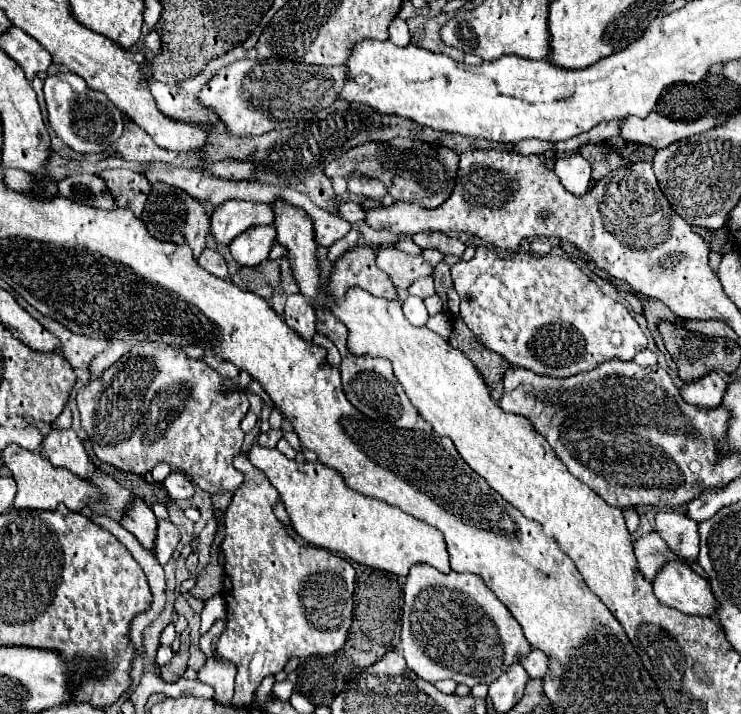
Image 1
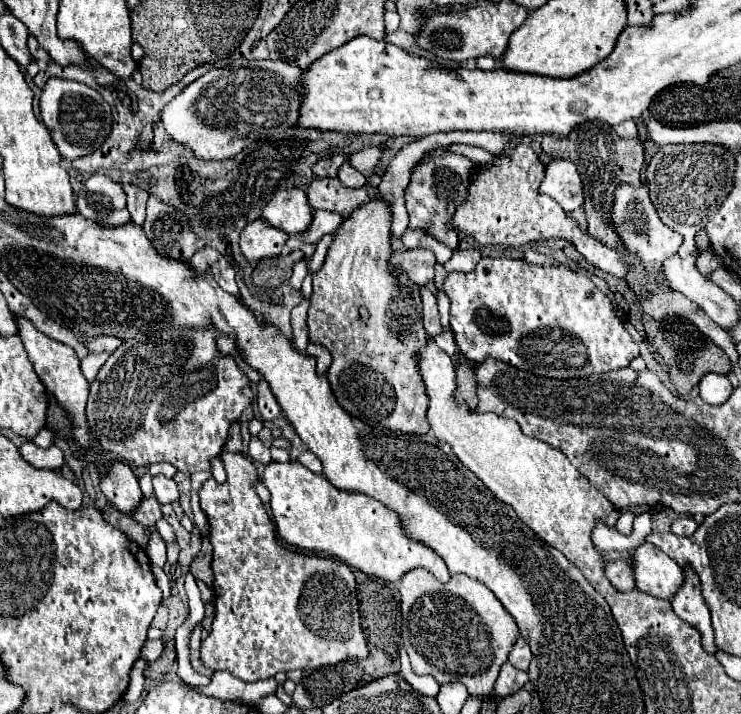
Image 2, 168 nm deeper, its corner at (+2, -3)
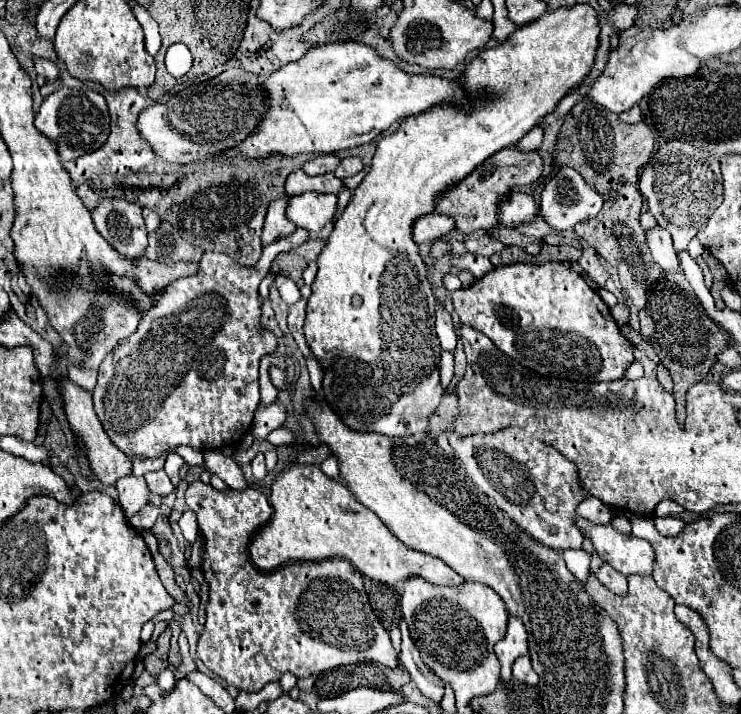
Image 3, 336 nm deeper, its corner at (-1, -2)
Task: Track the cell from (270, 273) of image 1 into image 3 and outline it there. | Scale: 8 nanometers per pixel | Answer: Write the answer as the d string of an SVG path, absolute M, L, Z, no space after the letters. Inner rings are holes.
M311 238L305 244L301 244L299 248L293 248L289 252L279 254L271 264L271 274L283 274L283 276L291 278L293 282L297 282L307 266L307 262L317 260L323 246L325 246L325 240Z

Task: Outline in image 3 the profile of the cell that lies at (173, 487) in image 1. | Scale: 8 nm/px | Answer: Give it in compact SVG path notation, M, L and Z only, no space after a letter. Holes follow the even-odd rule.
M163 470L145 474L145 482L147 482L149 490L151 490L153 494L157 494L157 496L169 496L169 494L175 490L175 486L171 484L171 480L167 478L167 474L165 474Z

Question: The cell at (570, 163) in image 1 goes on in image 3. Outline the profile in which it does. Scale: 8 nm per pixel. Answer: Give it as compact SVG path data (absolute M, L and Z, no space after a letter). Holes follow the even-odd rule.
M561 166L559 172L553 178L549 178L541 190L541 214L555 230L567 230L581 220L593 218L601 210L601 204L601 196L585 184L583 176L577 170L569 166Z

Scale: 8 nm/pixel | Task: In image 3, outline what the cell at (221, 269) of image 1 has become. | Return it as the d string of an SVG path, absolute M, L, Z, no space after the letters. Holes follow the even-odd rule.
M297 226L297 230L269 246L263 248L263 254L261 254L261 260L257 264L255 270L249 270L237 262L233 262L227 254L217 254L217 252L203 252L203 258L199 260L199 270L197 274L191 274L191 276L185 276L185 278L179 278L179 280L173 280L169 284L169 288L165 290L165 294L161 296L161 300L157 302L157 306L153 306L145 318L141 318L141 324L139 328L135 330L133 336L121 340L113 352L107 354L107 360L103 360L103 364L99 366L99 376L97 376L97 386L95 386L95 392L93 392L93 402L95 402L95 412L97 412L97 418L99 422L103 424L107 436L113 440L113 444L123 450L129 458L159 458L163 454L169 454L169 452L175 452L179 446L191 446L193 450L199 450L199 452L205 452L205 450L219 450L223 446L235 446L245 432L249 432L251 428L251 422L253 422L253 412L257 410L259 406L259 360L261 356L269 354L271 350L275 350L277 346L277 340L273 334L269 332L261 332L259 330L259 320L261 320L261 302L259 302L259 296L257 296L257 288L259 288L259 282L269 274L269 268L271 268L271 262L277 254L281 252L289 252L301 244L305 244L309 238L309 232L305 232L301 226Z

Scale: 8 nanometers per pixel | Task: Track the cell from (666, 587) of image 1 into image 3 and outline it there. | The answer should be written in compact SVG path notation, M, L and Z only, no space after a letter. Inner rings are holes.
M577 518L577 526L585 536L591 538L595 552L623 576L653 576L655 554L649 542L635 536L625 536L611 524L593 526L587 520Z

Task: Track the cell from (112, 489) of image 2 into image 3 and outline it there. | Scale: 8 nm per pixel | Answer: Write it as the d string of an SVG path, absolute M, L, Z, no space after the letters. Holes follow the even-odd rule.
M61 382L61 390L65 390L65 414L67 414L67 422L71 426L71 432L77 440L77 444L83 446L85 458L89 460L91 472L97 476L97 480L105 486L115 486L115 482L121 476L131 476L133 474L133 466L131 466L131 458L127 458L117 446L113 446L113 442L109 440L109 436L105 434L95 410L93 410L93 394L77 384L69 382Z

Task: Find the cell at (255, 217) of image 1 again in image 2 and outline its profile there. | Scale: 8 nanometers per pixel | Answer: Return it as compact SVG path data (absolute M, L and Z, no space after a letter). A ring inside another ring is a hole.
M282 189L274 195L274 199L264 207L262 217L274 225L284 229L288 235L298 235L312 223L312 207L304 189Z

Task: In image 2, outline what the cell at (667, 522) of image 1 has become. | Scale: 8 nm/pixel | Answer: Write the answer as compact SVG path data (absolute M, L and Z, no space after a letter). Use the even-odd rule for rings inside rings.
M690 567L686 569L686 581L684 581L684 585L676 593L676 597L672 597L670 603L672 603L674 613L682 621L686 621L688 625L692 625L702 635L702 647L706 649L706 653L716 655L710 611L708 611L708 605L706 605L704 597L700 595L698 577L696 577L696 573Z

